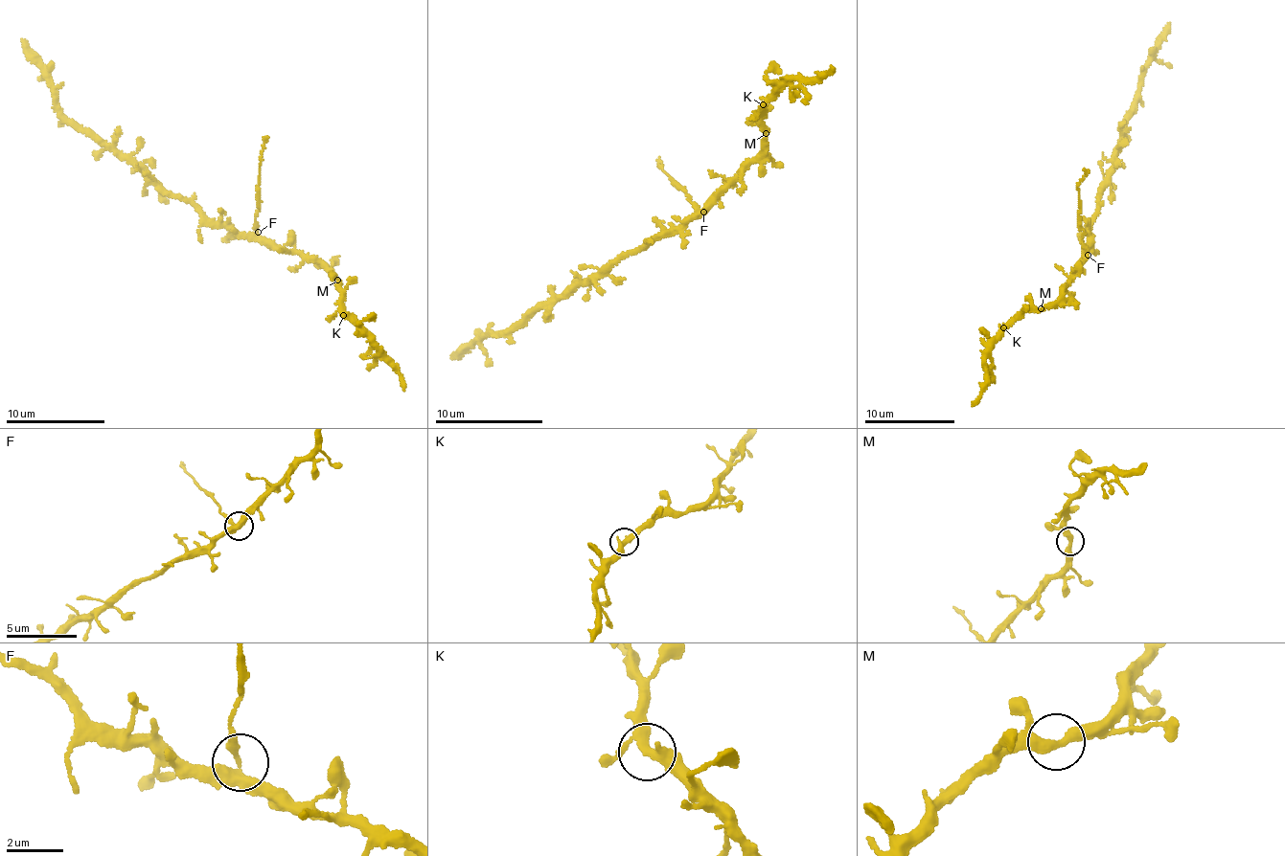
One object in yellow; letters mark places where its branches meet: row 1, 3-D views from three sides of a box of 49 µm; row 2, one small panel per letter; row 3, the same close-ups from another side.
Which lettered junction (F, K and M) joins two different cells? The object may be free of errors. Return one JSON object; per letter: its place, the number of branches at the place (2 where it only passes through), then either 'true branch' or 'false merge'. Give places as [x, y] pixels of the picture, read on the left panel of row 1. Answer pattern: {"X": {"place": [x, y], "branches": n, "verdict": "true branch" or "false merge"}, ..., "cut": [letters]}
{"F": {"place": [258, 232], "branches": 3, "verdict": "false merge"}, "K": {"place": [343, 315], "branches": 3, "verdict": "true branch"}, "M": {"place": [337, 280], "branches": 3, "verdict": "true branch"}, "cut": ["F"]}

